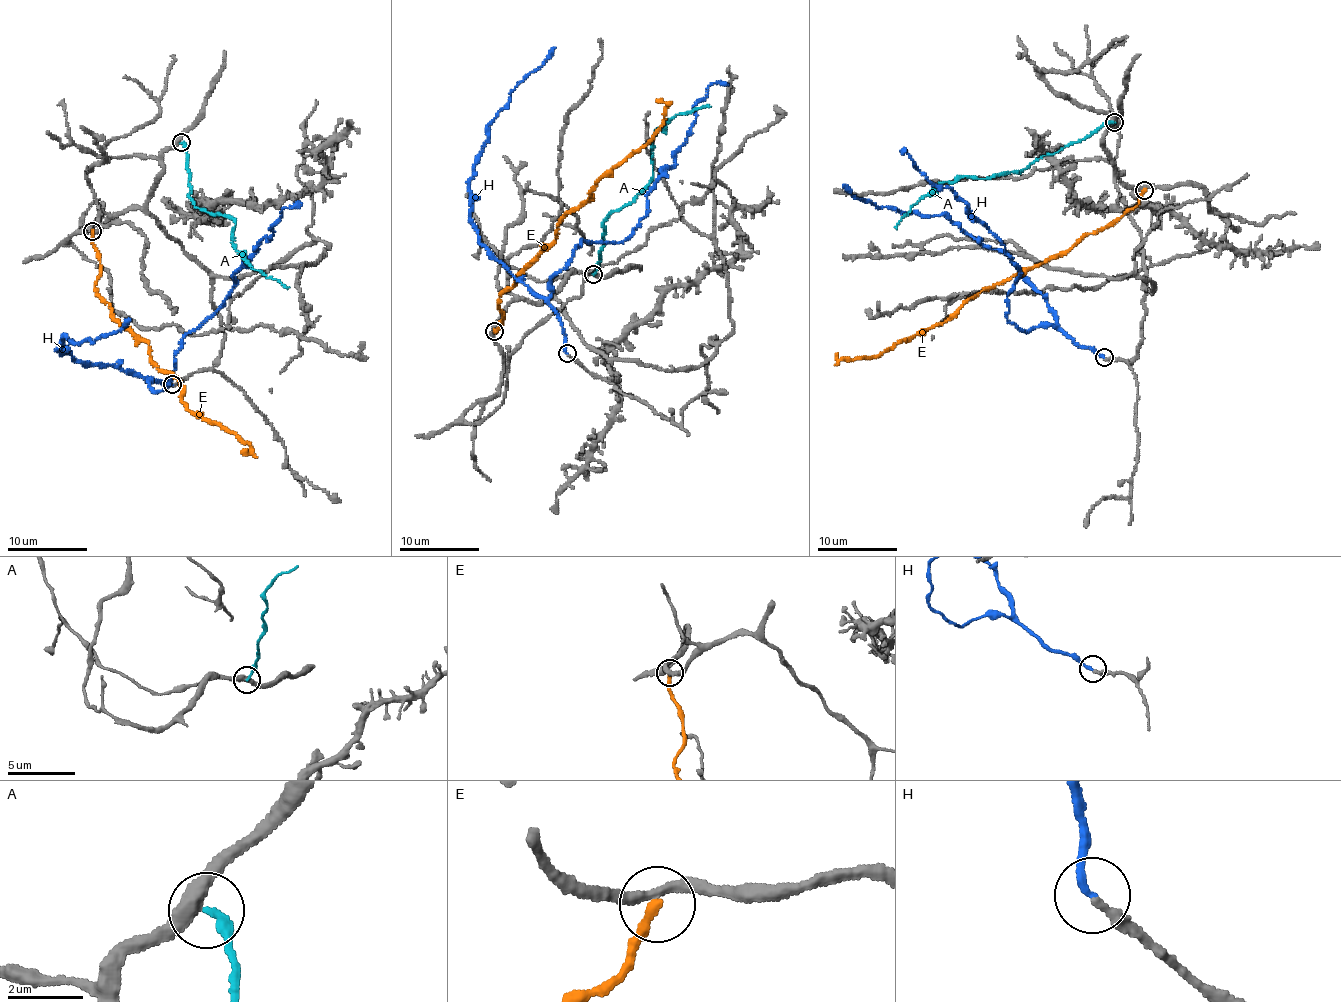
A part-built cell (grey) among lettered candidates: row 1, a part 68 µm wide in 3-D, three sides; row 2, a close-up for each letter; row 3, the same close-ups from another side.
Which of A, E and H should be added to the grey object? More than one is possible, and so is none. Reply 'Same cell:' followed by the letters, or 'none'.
Same cell: H

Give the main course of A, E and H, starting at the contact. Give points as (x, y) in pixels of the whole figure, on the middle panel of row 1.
A: (593, 273), (599, 260), (603, 222), (627, 206), (651, 181), (654, 131), (677, 114), (711, 106)
E: (494, 331), (502, 319), (497, 301), (553, 240), (560, 218), (664, 120), (666, 105), (656, 99)
H: (568, 353), (551, 279), (581, 239), (626, 240), (675, 162), (694, 107), (712, 83), (729, 86)

